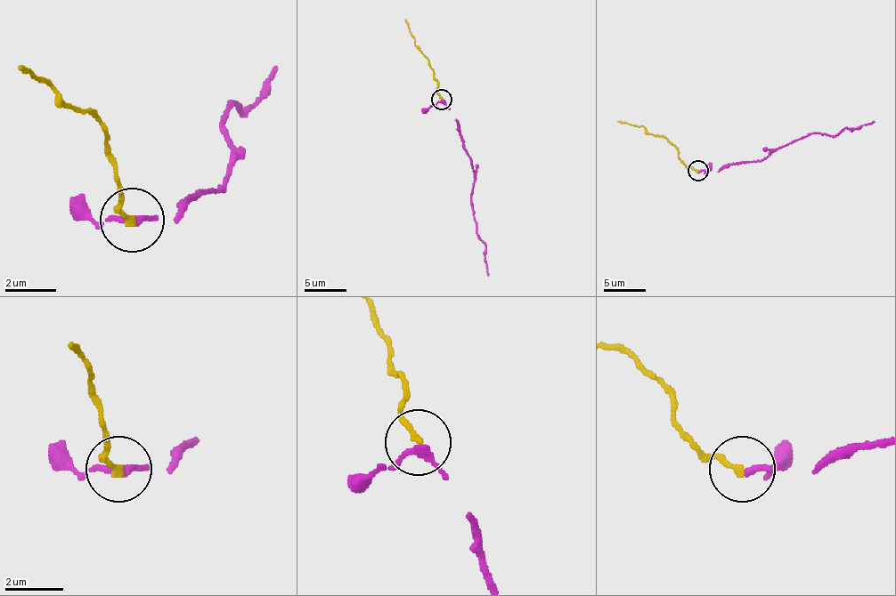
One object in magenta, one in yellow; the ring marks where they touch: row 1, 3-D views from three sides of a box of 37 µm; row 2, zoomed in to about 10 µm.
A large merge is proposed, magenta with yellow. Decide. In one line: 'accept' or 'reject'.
accept

